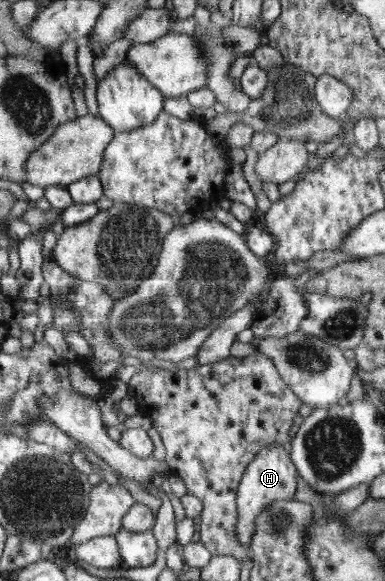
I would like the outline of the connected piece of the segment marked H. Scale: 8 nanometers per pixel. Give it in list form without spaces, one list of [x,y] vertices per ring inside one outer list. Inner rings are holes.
[[[283,443],[269,445],[256,454],[240,484],[237,496],[237,508],[239,509],[237,534],[239,534],[239,542],[249,550],[251,550],[253,536],[257,532],[256,518],[264,513],[265,509],[273,507],[277,502],[291,500],[297,494],[295,492],[297,490],[297,471],[298,468]]]

